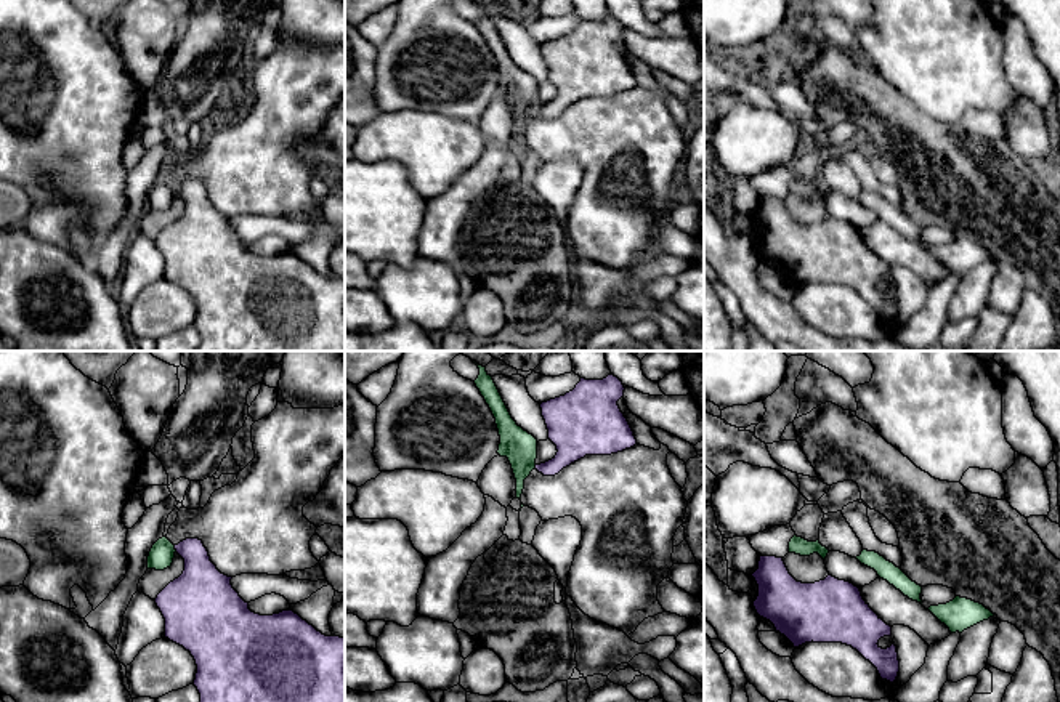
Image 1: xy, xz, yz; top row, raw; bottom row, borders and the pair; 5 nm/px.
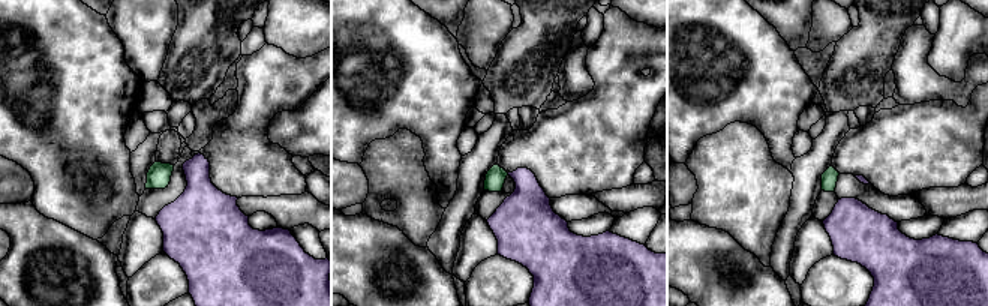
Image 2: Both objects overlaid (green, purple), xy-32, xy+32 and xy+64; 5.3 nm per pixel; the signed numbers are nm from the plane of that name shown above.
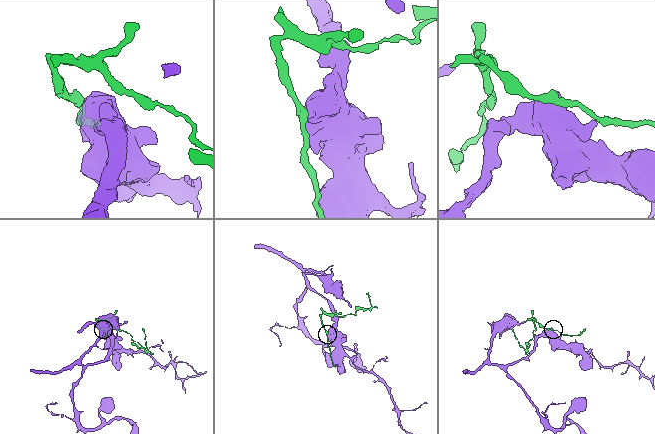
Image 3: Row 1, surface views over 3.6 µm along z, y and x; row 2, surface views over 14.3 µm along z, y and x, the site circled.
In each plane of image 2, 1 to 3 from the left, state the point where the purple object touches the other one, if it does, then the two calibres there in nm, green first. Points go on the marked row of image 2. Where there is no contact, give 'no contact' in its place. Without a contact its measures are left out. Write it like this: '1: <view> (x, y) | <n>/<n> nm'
1: no contact
2: no contact
3: no contact

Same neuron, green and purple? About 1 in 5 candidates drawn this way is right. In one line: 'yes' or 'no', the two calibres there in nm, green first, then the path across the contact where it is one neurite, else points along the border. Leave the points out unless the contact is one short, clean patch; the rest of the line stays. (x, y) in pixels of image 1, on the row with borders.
no; 130 nm thick on the green side, 260 nm on the other; border along xy (173, 545), (177, 550)

